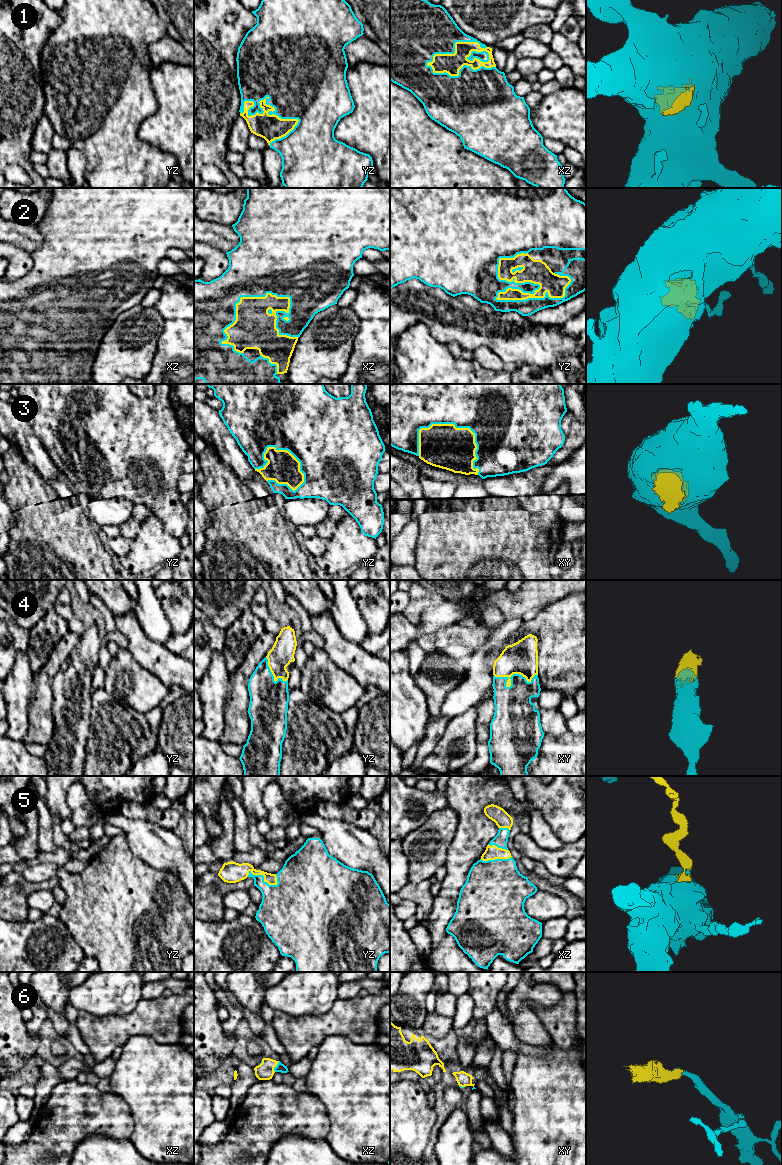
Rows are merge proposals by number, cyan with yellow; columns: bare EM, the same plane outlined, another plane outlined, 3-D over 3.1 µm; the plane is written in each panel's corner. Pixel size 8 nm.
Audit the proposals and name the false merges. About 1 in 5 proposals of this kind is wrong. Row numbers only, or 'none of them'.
none of them

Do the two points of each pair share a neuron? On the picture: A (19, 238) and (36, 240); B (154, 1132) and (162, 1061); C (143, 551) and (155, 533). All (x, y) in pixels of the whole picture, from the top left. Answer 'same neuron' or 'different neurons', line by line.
A: same neuron
B: same neuron
C: same neuron

